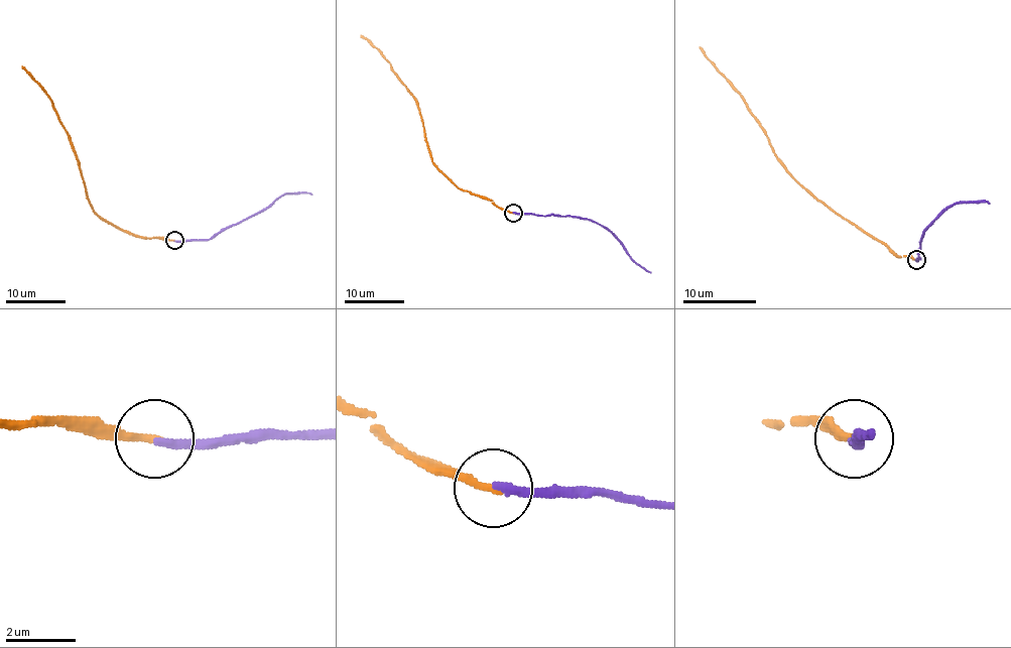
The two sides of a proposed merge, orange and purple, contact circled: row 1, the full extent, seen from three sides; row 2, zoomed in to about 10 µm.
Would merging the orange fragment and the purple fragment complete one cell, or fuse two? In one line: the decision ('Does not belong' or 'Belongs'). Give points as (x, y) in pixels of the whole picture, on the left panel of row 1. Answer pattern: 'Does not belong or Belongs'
Belongs

